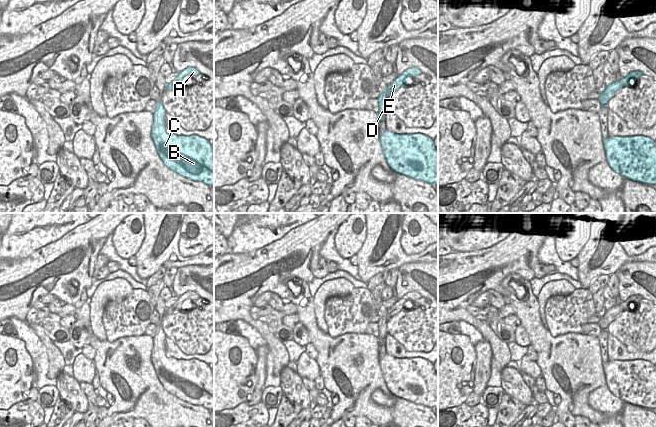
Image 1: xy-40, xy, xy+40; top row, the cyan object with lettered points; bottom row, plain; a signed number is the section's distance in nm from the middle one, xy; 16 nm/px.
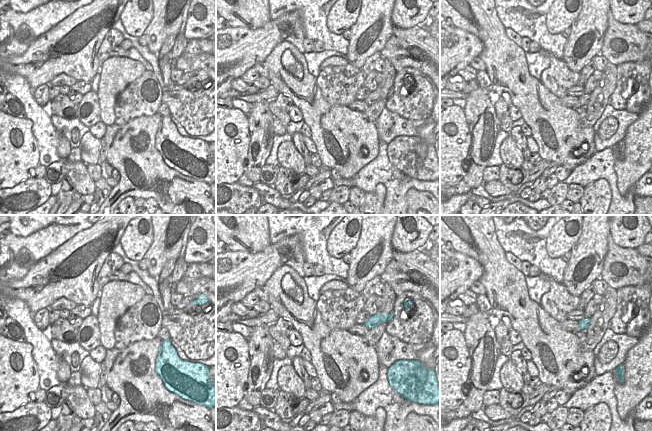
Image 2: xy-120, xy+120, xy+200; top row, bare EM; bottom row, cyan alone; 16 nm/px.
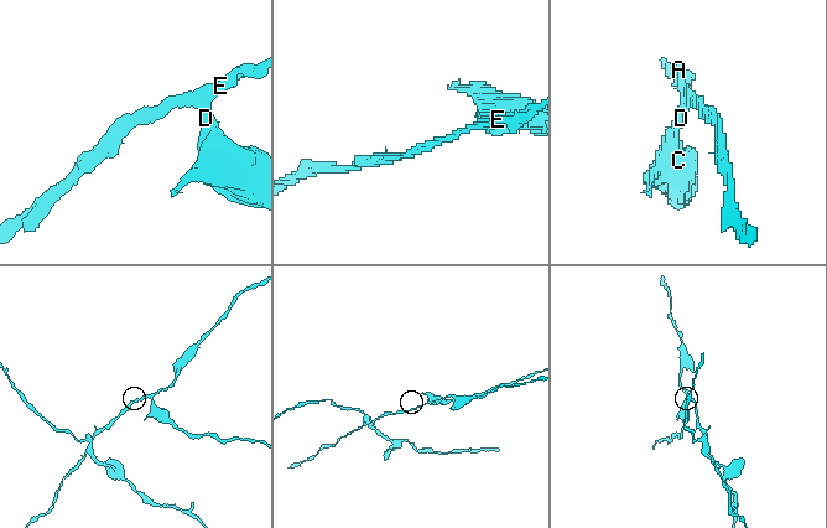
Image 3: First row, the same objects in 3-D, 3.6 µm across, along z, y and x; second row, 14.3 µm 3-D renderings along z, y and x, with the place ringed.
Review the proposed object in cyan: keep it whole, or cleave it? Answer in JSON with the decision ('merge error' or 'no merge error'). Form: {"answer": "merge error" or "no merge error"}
{"answer": "merge error"}

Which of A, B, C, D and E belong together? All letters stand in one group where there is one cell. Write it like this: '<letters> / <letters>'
A E / B C D

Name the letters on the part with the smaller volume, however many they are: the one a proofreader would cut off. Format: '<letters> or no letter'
B, C, D

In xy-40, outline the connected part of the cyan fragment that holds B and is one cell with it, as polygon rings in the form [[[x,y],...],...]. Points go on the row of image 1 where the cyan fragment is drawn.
[[[157,101],[151,137],[164,165],[193,181],[214,186],[214,150],[211,142],[198,135],[176,135],[166,130],[166,110]]]

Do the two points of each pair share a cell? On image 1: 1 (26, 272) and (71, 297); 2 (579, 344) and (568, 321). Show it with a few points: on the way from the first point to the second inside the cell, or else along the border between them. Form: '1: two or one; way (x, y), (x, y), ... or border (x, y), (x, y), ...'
1: one; way (53, 259), (82, 246), (85, 255), (75, 270)
2: two; border (550, 333), (553, 336), (567, 333), (581, 334)

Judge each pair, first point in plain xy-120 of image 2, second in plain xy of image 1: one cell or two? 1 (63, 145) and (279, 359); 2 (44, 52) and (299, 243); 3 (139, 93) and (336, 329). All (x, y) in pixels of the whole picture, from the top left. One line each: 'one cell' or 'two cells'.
1: one cell
2: one cell
3: one cell

